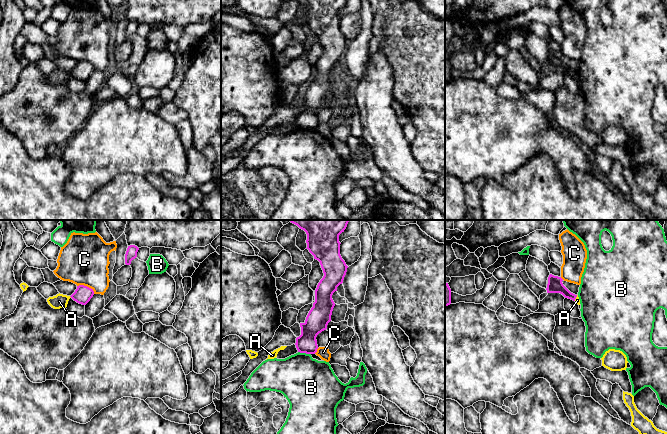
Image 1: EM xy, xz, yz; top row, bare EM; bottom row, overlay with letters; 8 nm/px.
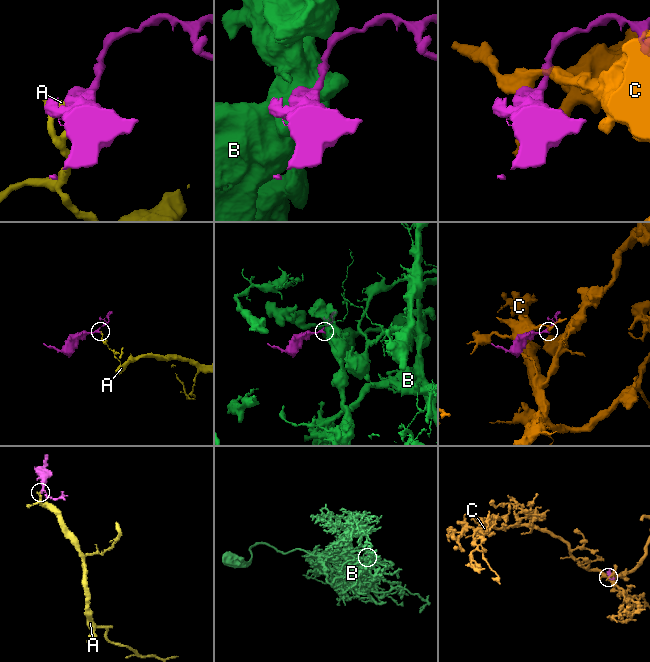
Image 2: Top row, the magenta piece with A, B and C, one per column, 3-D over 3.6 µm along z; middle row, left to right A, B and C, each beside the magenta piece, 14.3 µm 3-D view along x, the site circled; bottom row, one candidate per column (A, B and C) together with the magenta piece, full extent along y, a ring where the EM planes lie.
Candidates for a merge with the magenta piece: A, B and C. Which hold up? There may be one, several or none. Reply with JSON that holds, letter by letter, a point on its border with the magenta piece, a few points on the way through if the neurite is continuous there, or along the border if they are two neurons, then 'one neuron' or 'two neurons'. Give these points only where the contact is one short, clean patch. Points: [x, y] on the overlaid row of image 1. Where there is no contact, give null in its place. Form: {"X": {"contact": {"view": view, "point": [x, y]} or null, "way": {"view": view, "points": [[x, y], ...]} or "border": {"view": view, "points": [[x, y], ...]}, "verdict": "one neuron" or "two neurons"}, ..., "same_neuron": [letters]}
{"A": {"contact": {"view": "yz", "point": [575, 298]}, "border": {"view": "yz", "points": [[577, 295], [574, 300]]}, "verdict": "two neurons"}, "B": {"contact": {"view": "xz", "point": [304, 352]}, "verdict": "two neurons"}, "C": {"contact": {"view": "xy", "point": [86, 286]}, "border": {"view": "xy", "points": [[77, 285], [86, 285], [94, 293]]}, "verdict": "two neurons"}, "same_neuron": []}

